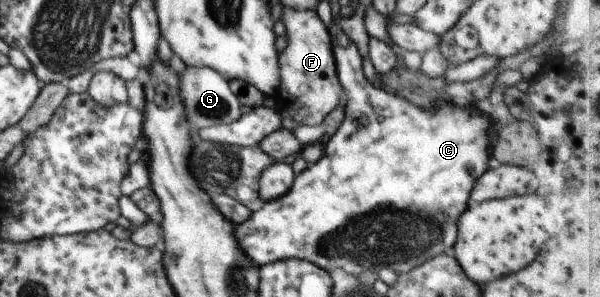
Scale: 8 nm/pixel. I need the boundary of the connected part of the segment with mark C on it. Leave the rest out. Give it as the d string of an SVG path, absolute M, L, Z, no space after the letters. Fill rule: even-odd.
M333 22L333 25L331 27L328 27L331 39L333 40L332 46L333 46L333 55L336 61L336 72L338 73L339 81L341 82L341 85L343 86L343 92L344 92L344 98L345 98L345 114L344 114L344 120L342 121L342 124L336 130L332 131L332 134L330 134L329 138L325 141L325 151L324 155L322 155L322 158L318 160L318 162L315 162L313 165L309 165L306 167L301 174L298 174L298 176L295 177L294 182L292 183L292 190L290 192L287 192L280 200L274 199L273 201L265 202L262 205L262 208L257 211L253 211L253 213L250 215L250 218L243 222L241 225L237 225L235 227L235 237L240 240L240 246L241 250L244 250L248 256L259 266L273 263L279 260L286 260L286 259L302 259L308 262L311 262L312 264L318 265L320 268L323 268L324 270L327 270L328 272L331 272L331 270L338 269L341 266L342 262L347 262L352 260L354 258L354 261L362 264L364 268L372 268L377 269L380 267L389 267L394 266L394 264L400 264L402 262L402 266L404 266L404 272L410 272L413 268L419 267L421 264L424 264L428 259L431 259L432 257L438 256L439 254L451 252L453 250L453 246L455 245L457 236L459 235L458 232L458 221L460 216L463 215L463 212L469 207L469 198L473 189L473 186L475 185L475 182L486 172L488 168L488 160L490 160L490 157L492 154L492 142L494 142L494 136L495 131L493 128L493 124L491 123L491 118L486 115L484 116L476 106L466 106L461 107L454 103L452 103L450 100L448 102L444 102L444 104L440 105L439 107L434 107L433 109L423 109L420 105L414 104L413 102L410 102L408 99L405 99L402 96L398 96L396 93L391 93L390 91L385 91L382 87L376 87L372 83L366 79L364 76L364 73L362 72L362 56L360 54L360 51L358 50L358 47L350 41L350 38L346 36L346 33Z

